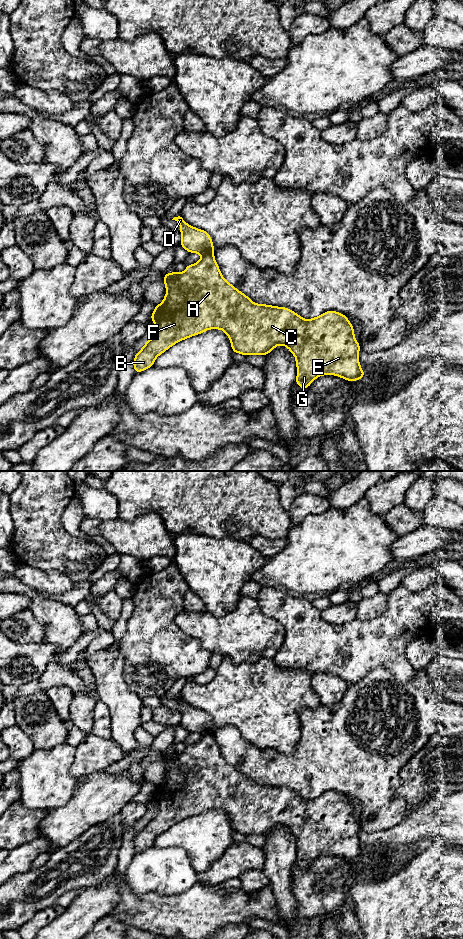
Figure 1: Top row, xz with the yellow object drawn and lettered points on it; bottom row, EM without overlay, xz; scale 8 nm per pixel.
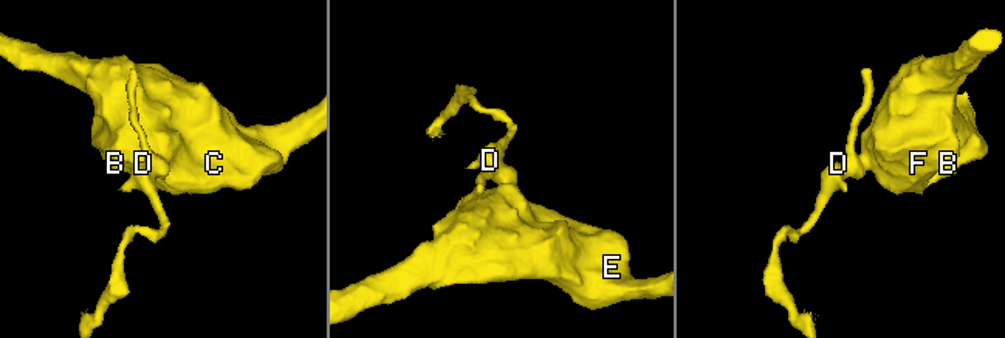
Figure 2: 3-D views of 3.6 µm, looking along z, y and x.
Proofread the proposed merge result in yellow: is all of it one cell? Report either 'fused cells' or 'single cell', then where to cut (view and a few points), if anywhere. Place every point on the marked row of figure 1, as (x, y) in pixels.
fused cells; cut xz (212, 253), (206, 253), (202, 256)

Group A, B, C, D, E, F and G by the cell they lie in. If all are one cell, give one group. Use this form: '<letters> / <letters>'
A B C E F G / D

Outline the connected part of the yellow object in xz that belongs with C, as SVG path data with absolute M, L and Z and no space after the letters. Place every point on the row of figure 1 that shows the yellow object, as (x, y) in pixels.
M213 254L203 255L200 261L188 265L183 273L172 272L163 277L167 293L163 302L155 305L150 318L157 333L135 355L136 373L153 366L155 358L177 342L208 329L222 329L230 338L232 351L245 356L266 355L277 345L285 345L296 358L296 384L302 389L321 375L337 375L348 381L364 377L358 359L360 345L354 337L353 326L341 313L327 311L305 320L285 307L254 304L223 278Z

